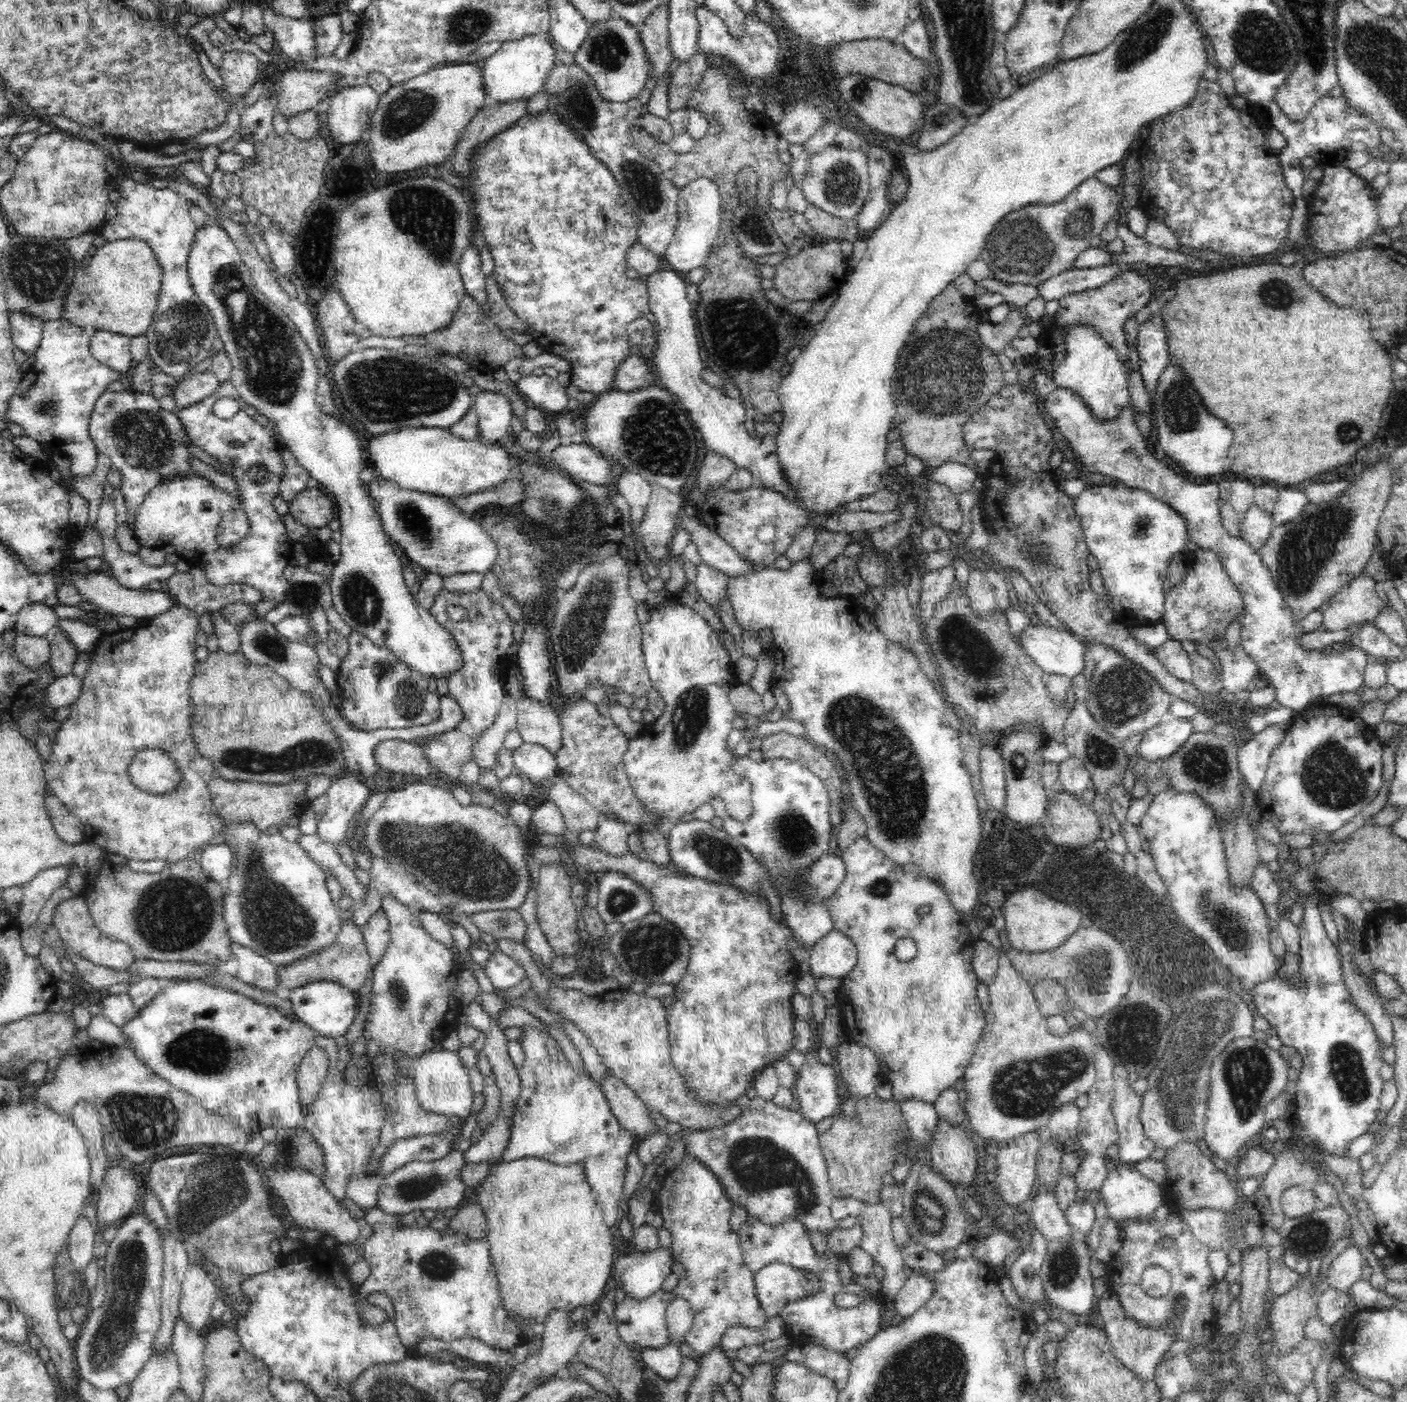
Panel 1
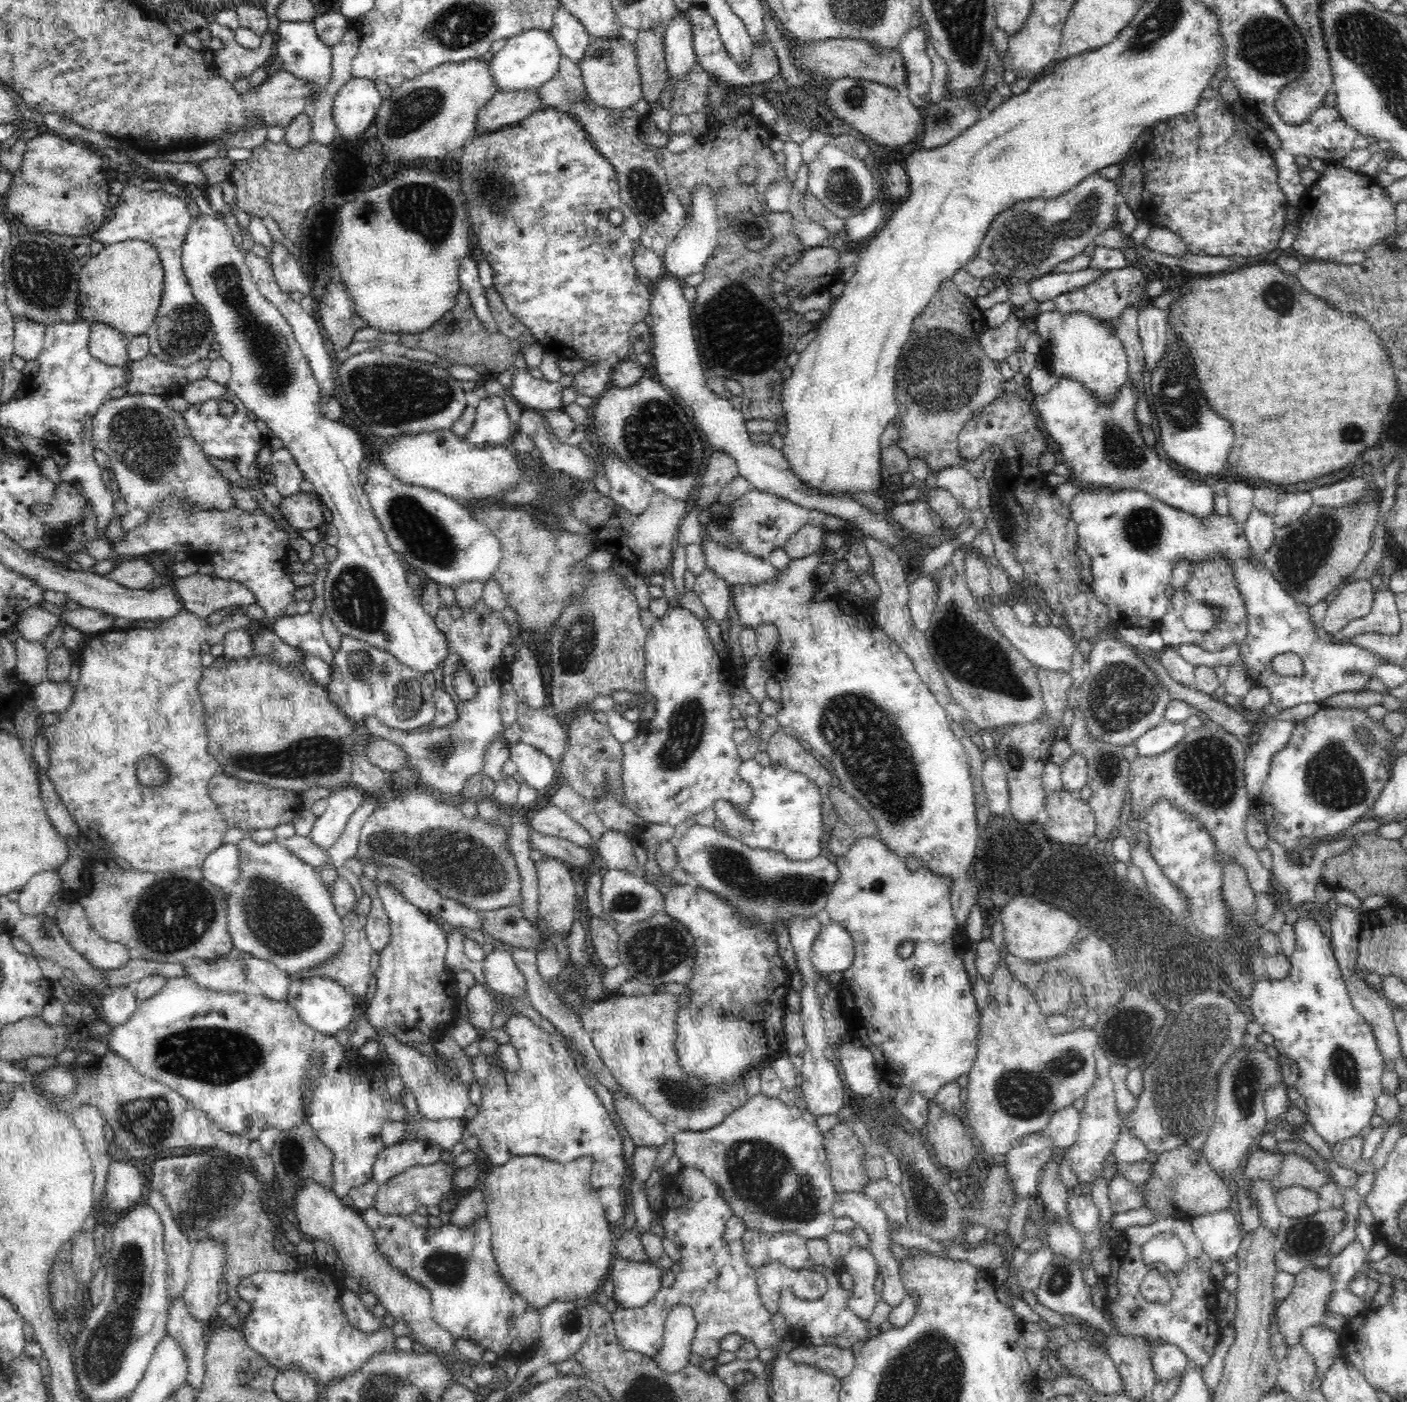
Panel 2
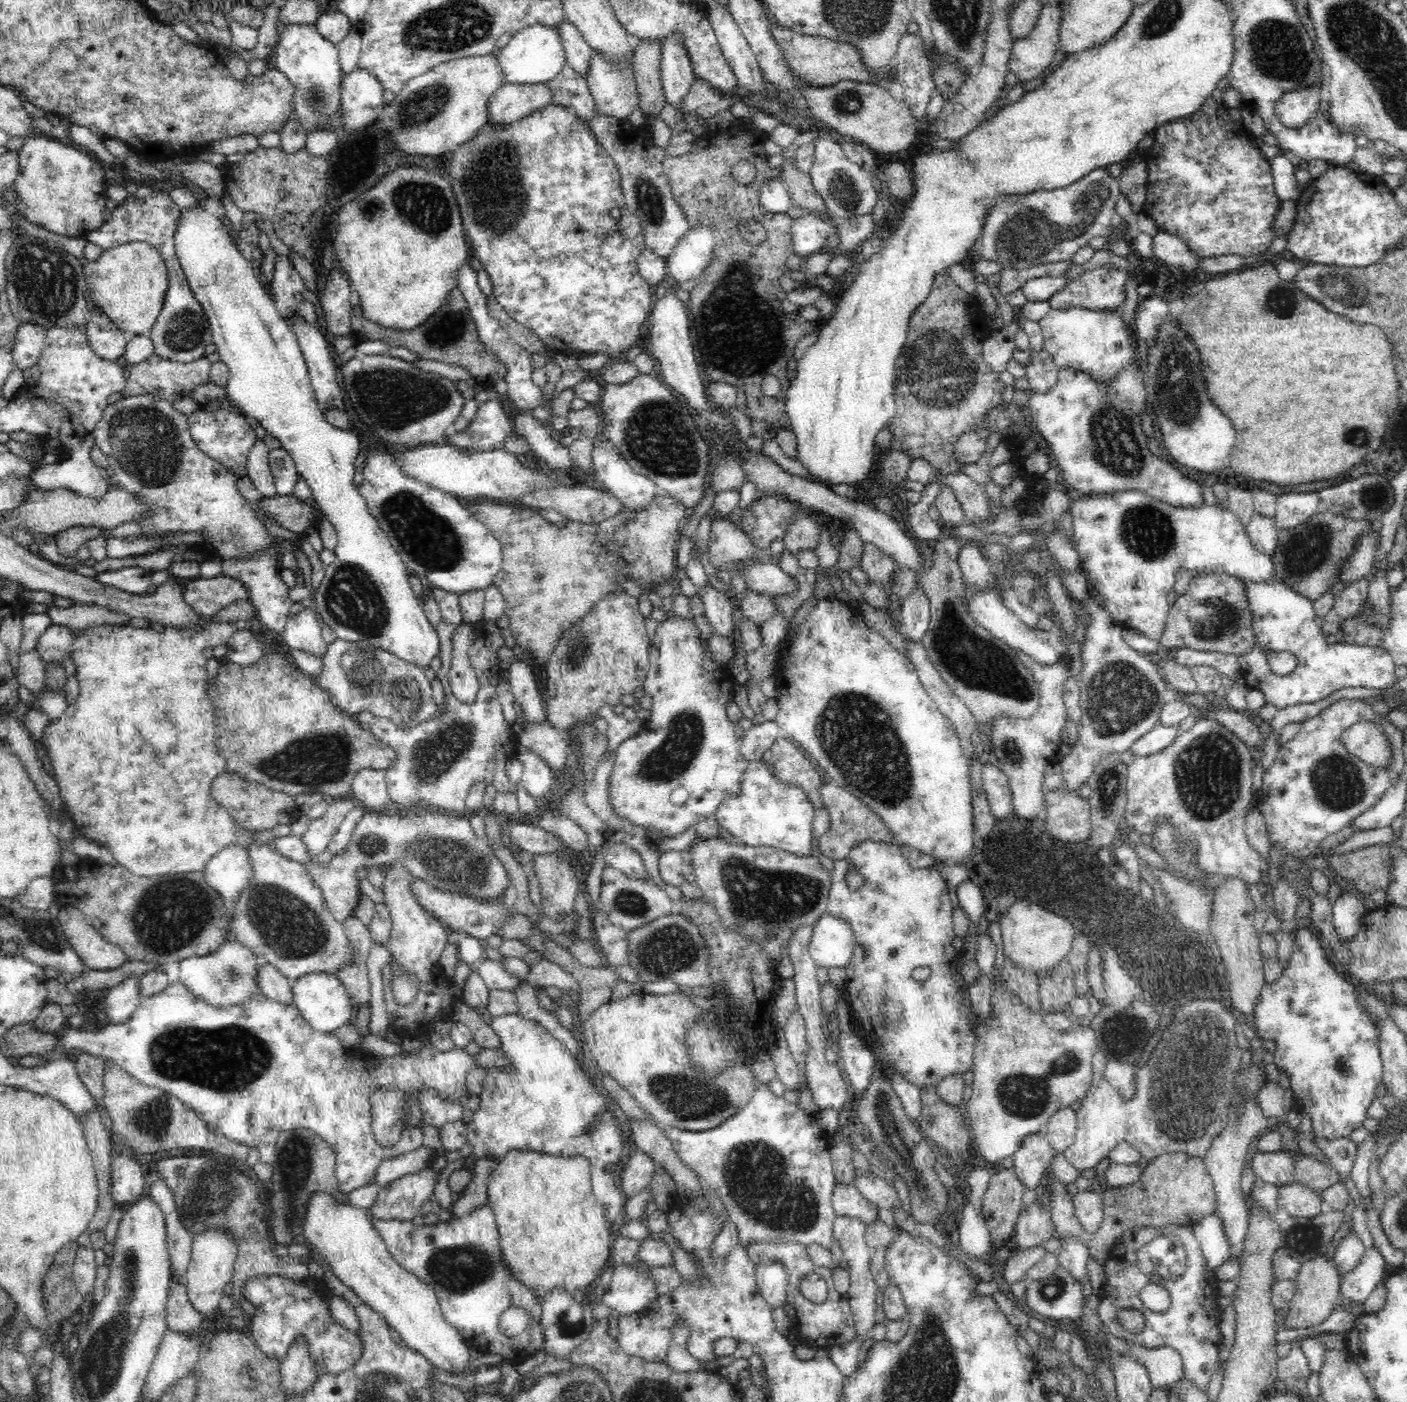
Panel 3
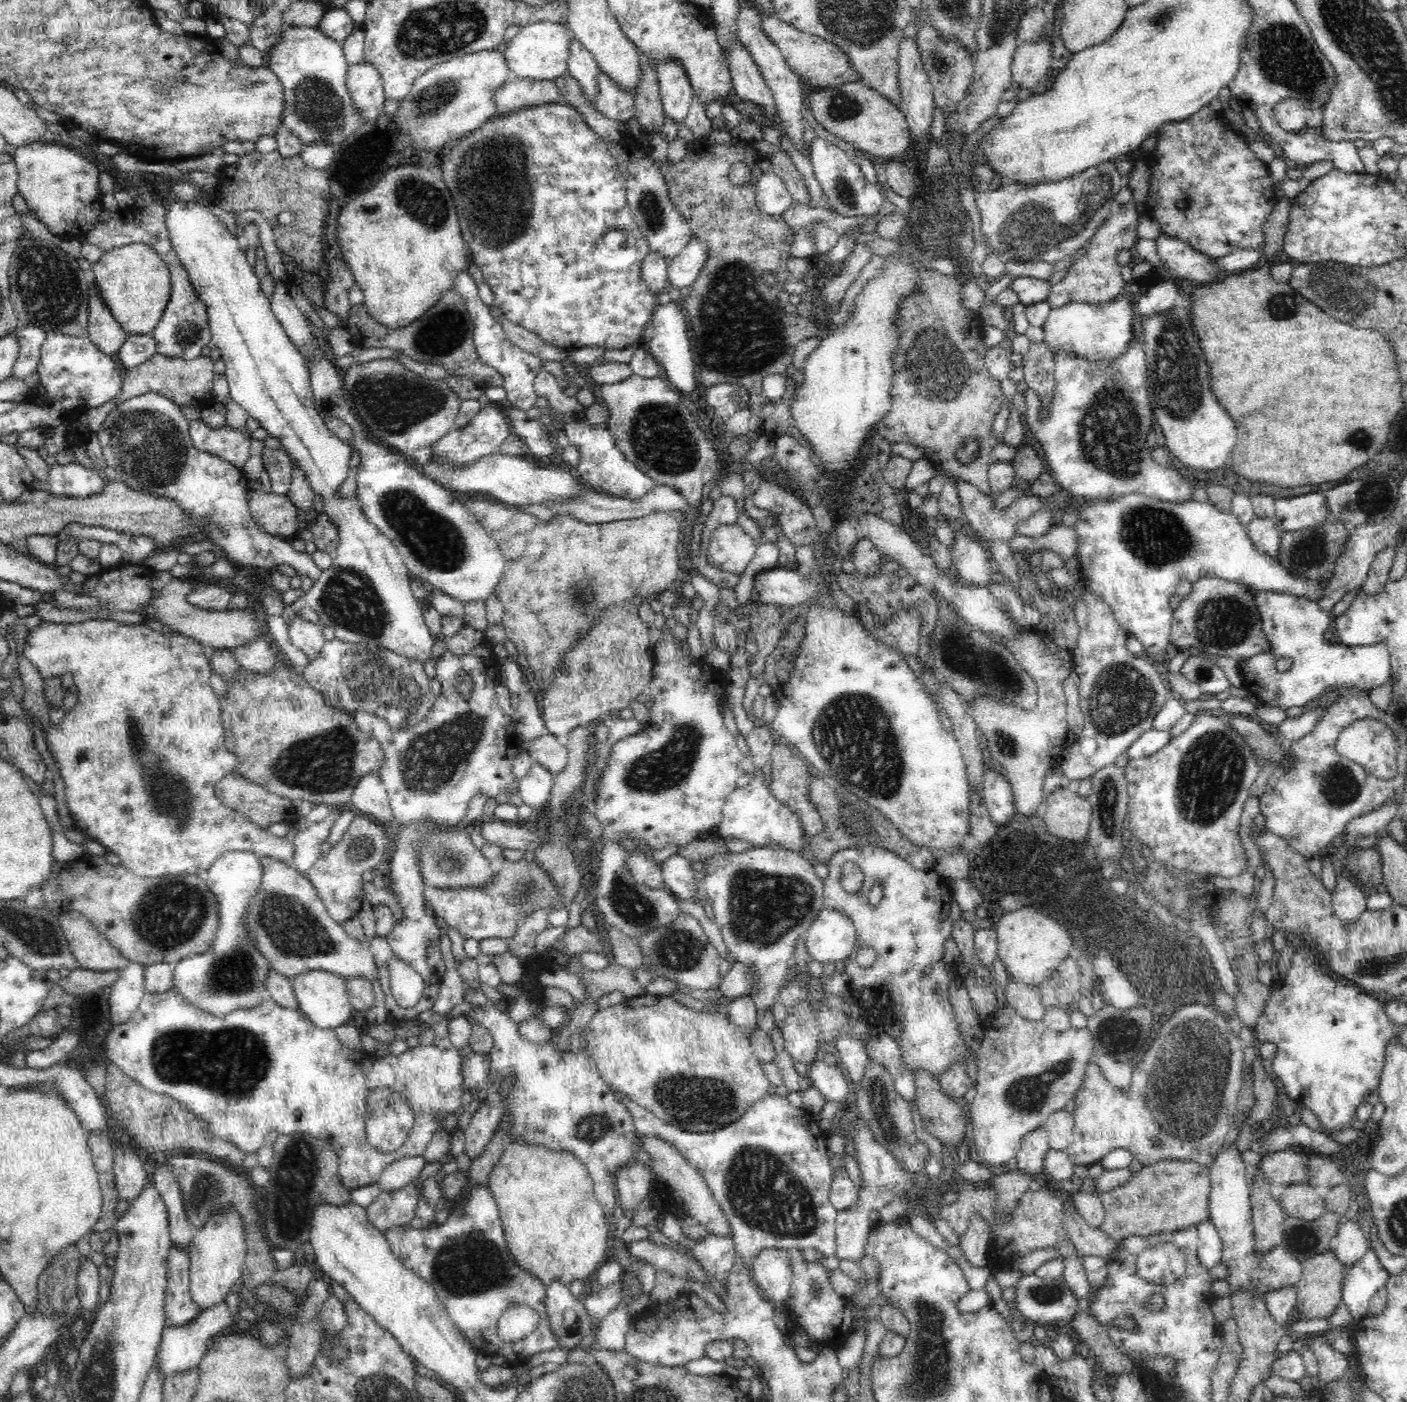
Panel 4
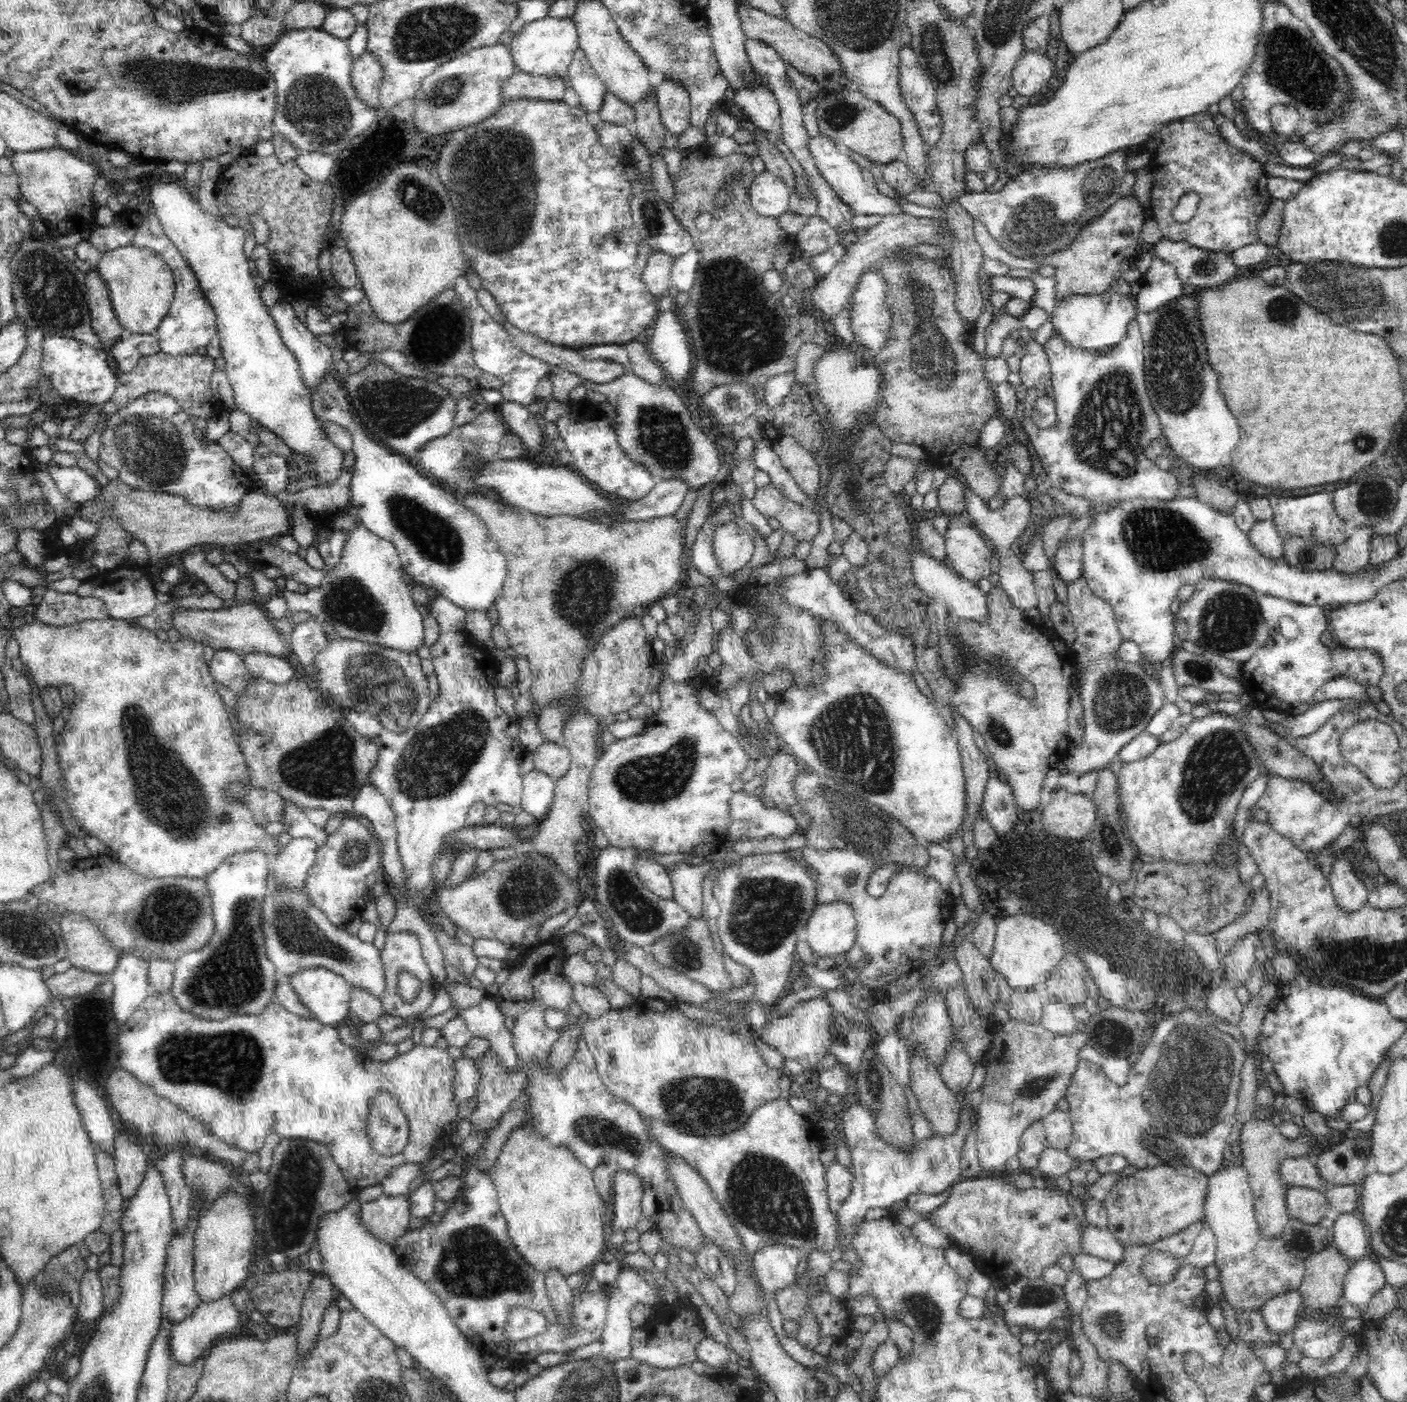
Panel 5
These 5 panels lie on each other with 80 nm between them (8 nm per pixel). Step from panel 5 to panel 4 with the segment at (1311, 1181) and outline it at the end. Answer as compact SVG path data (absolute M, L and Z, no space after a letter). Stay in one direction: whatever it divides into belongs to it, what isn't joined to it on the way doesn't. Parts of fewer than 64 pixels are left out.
M1289 1148L1262 1156L1259 1170L1270 1184L1308 1185L1306 1160L1307 1151Z

